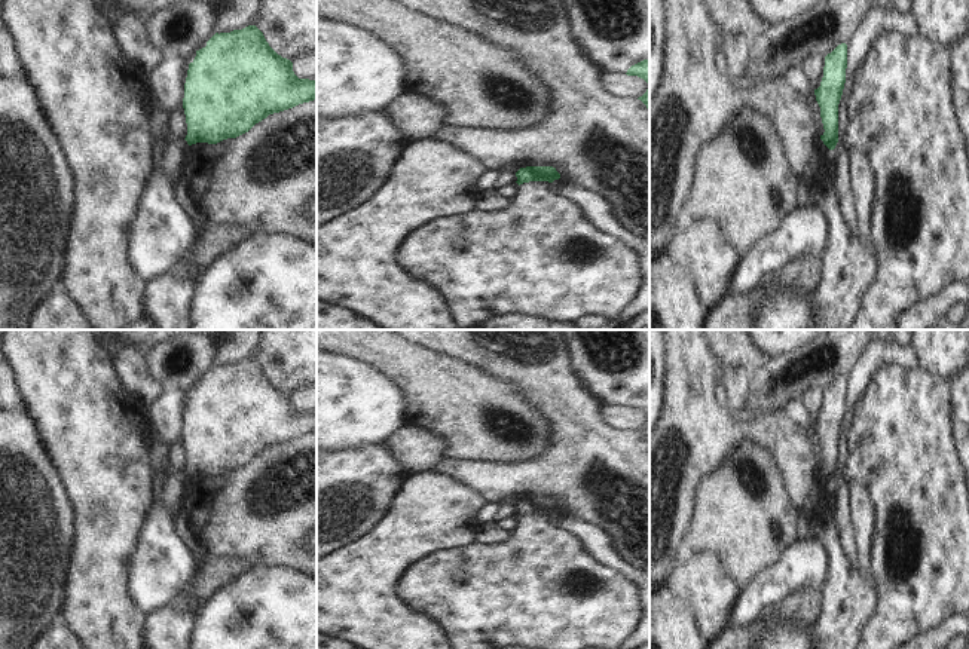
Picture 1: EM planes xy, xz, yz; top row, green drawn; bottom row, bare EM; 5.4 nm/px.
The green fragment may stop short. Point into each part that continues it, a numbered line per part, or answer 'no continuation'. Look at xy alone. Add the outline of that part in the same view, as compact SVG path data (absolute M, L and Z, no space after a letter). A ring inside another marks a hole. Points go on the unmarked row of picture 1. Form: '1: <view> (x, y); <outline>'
no continuation

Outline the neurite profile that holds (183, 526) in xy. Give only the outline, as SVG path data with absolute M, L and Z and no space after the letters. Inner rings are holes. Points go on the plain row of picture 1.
M184 511L175 521L177 532L180 536L199 554L208 555L199 533L190 526L189 514Z

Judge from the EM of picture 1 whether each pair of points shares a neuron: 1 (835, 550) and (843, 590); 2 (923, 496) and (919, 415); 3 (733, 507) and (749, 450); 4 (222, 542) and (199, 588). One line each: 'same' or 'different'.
1: same
2: same
3: same
4: different

